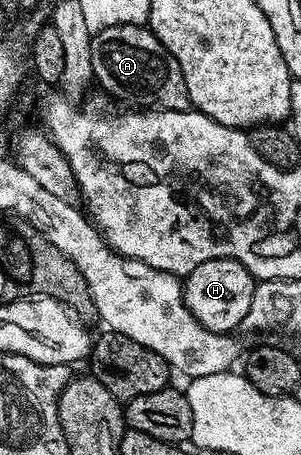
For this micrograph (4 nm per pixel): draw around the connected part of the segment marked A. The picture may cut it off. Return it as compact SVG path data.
M118 24L94 33L91 38L93 80L100 84L123 106L135 110L159 109L168 112L185 112L192 107L191 99L177 66L177 58L153 35L150 27L138 24Z

